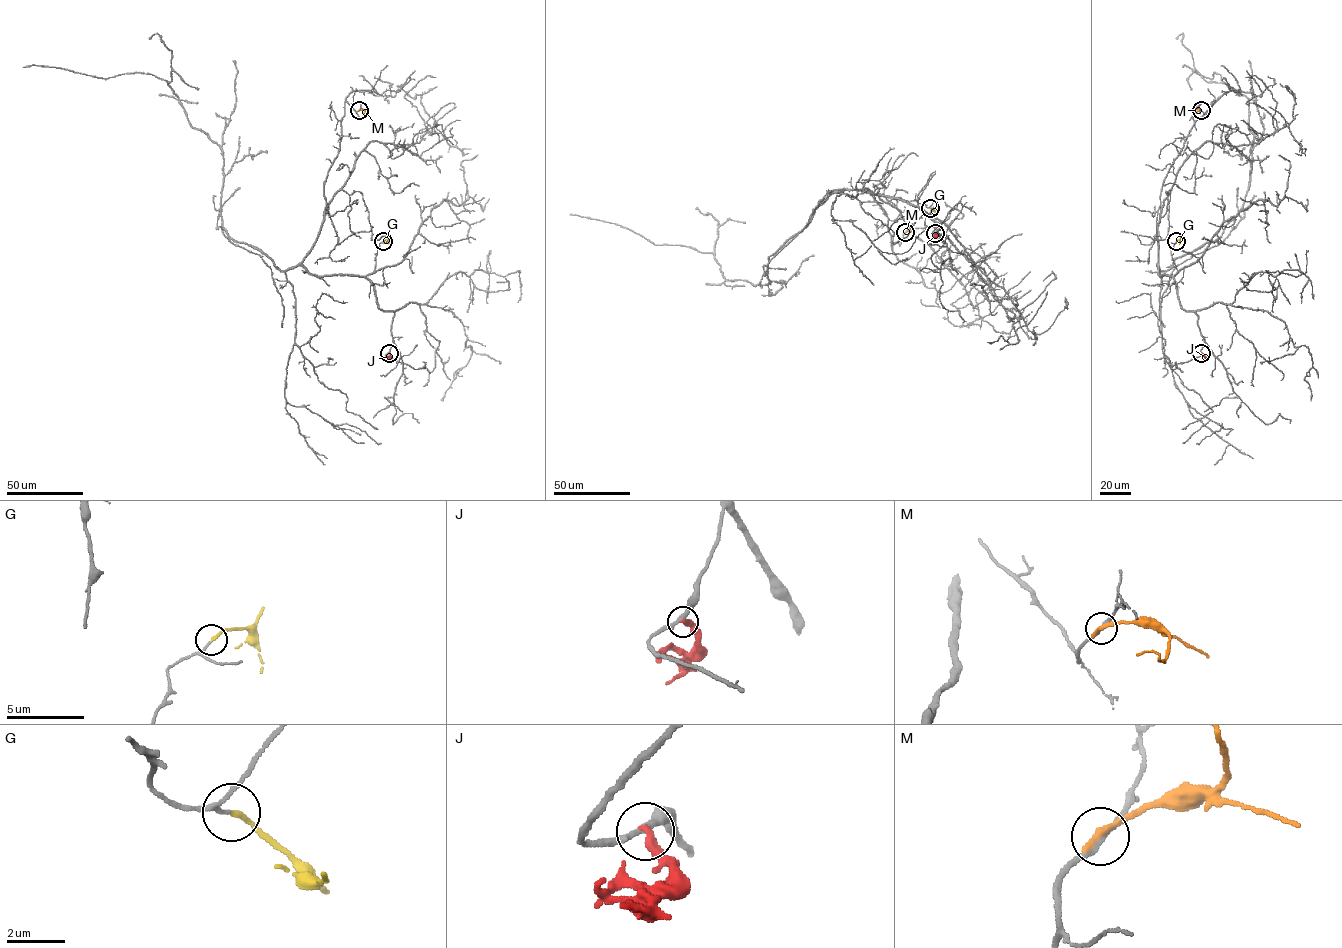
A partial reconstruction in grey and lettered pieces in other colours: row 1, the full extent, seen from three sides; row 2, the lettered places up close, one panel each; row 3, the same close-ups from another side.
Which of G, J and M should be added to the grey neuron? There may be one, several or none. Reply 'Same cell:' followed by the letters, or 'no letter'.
Same cell: G

